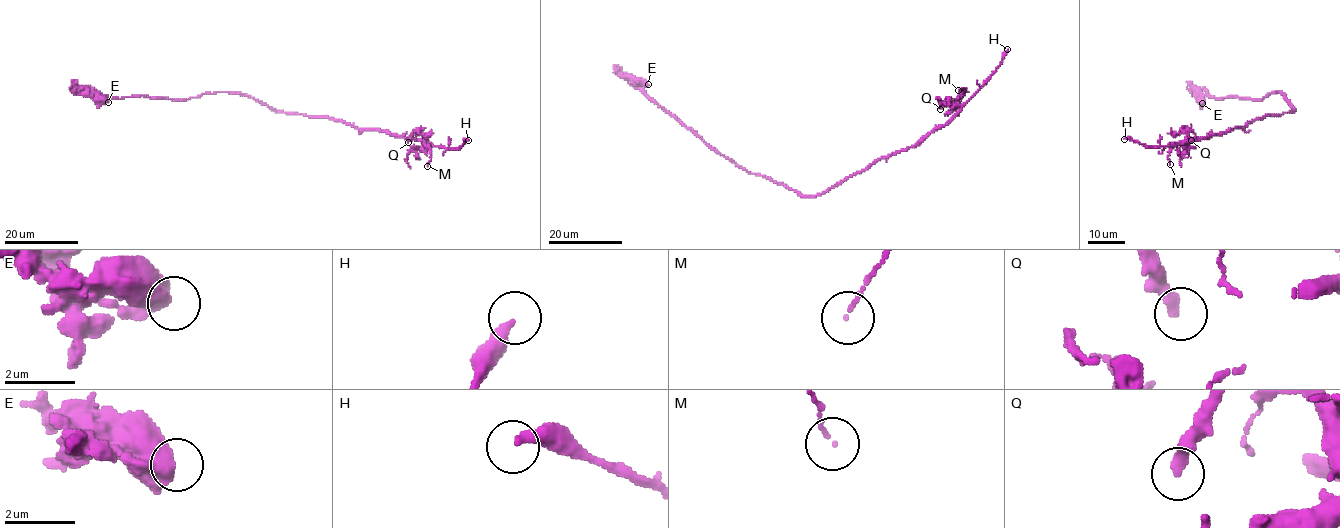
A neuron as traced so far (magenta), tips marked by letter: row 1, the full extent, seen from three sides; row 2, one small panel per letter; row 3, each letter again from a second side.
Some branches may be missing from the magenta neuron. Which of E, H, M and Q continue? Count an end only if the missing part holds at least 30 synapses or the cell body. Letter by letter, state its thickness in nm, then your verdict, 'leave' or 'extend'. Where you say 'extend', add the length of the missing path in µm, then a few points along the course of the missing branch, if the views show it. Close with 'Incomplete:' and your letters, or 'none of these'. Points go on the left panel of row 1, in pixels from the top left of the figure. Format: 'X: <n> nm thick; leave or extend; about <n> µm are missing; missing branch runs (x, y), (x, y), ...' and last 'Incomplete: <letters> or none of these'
E: 700 nm thick; leave
H: 340 nm thick; extend; about 40 µm are missing; missing branch runs (468, 140), (487, 137), (512, 151), (525, 150), (534, 143)
M: 70 nm thick; leave
Q: 360 nm thick; leave
Incomplete: H

